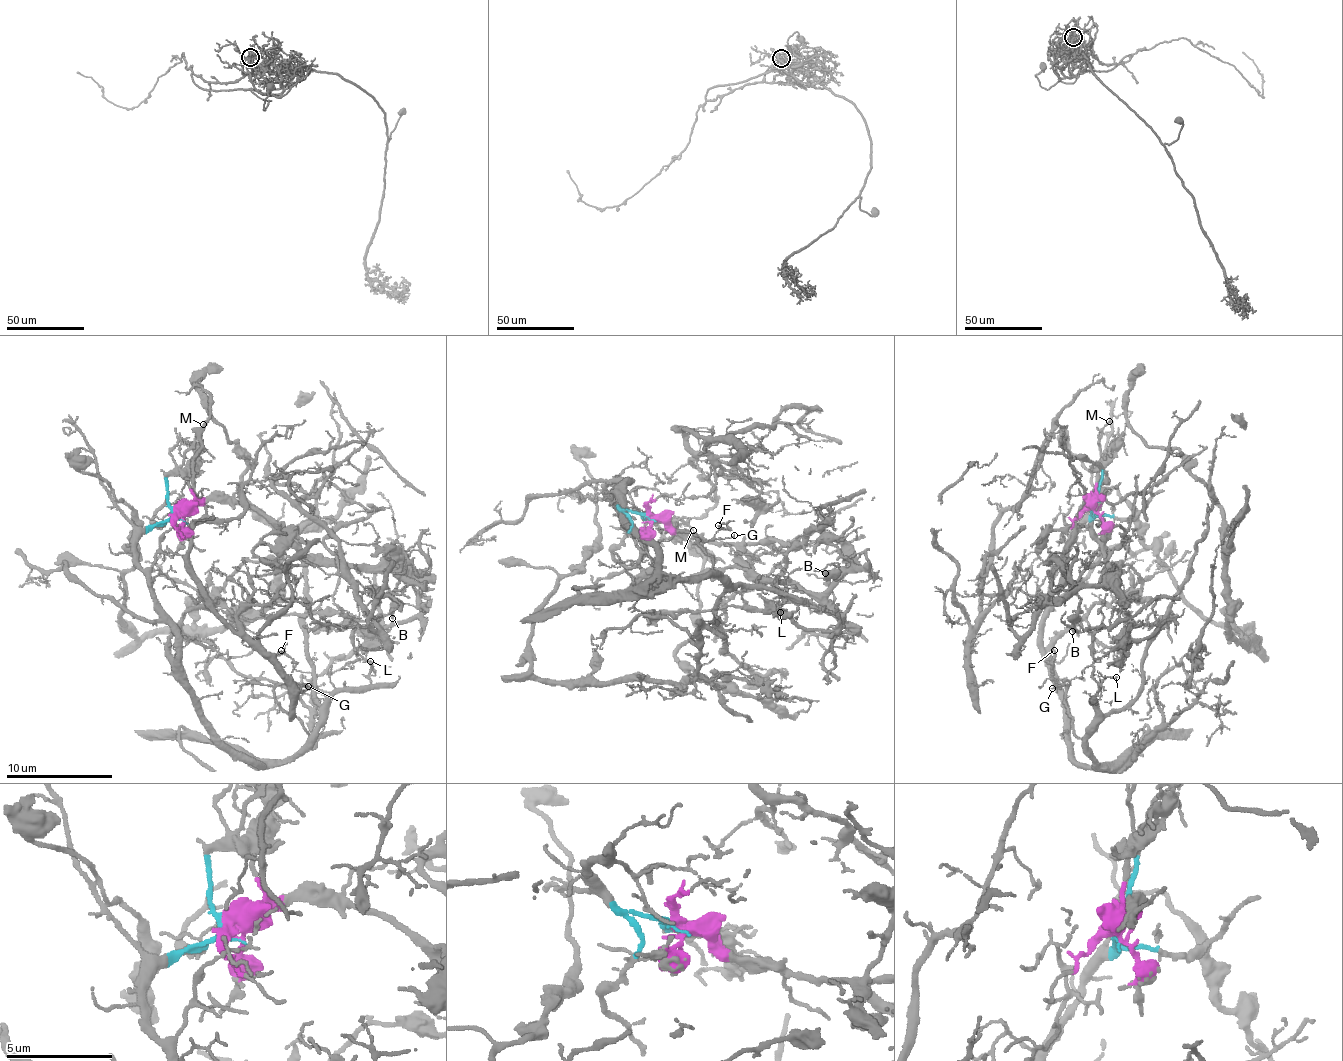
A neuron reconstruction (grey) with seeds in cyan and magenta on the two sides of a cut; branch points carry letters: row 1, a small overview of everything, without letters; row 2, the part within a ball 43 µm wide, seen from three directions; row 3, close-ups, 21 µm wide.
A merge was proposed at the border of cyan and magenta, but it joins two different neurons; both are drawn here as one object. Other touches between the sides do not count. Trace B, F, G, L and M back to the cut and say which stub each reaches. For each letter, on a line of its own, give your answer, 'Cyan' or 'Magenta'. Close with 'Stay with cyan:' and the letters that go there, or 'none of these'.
B: Magenta
F: Cyan
G: Cyan
L: Cyan
M: Cyan
Stay with cyan: F, G, L, M

